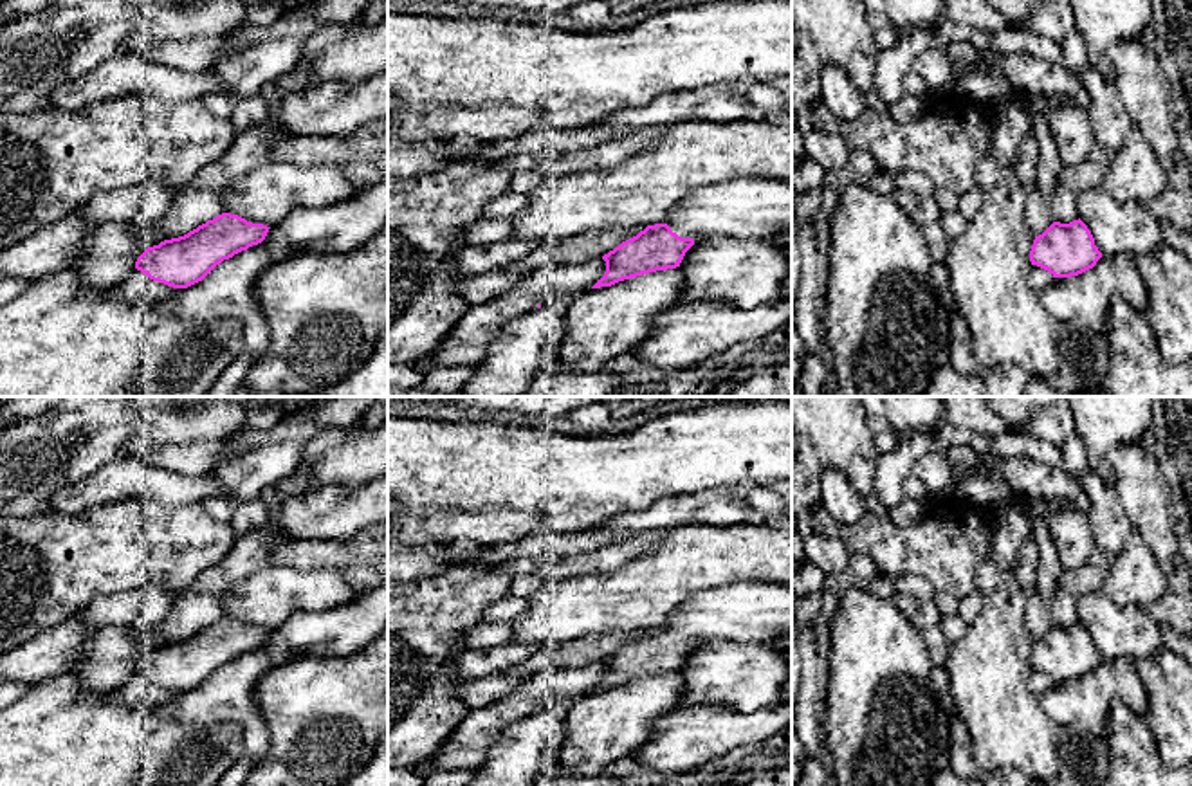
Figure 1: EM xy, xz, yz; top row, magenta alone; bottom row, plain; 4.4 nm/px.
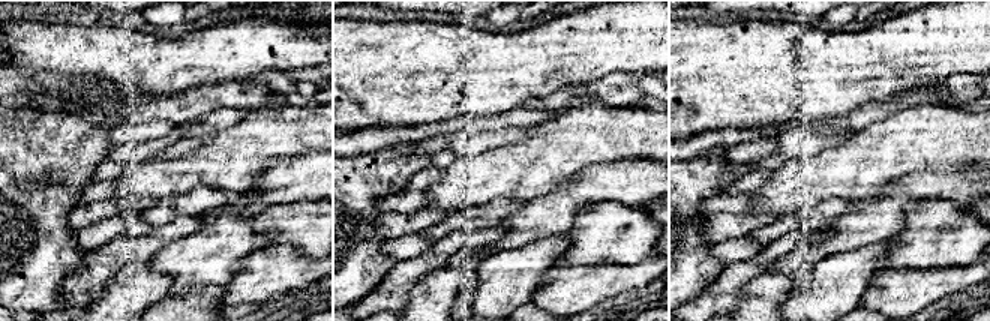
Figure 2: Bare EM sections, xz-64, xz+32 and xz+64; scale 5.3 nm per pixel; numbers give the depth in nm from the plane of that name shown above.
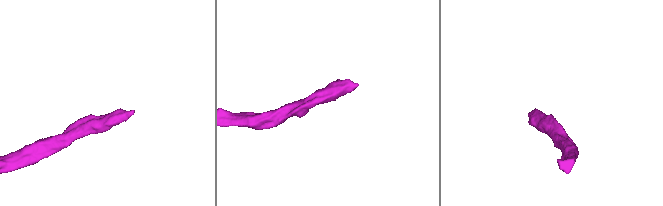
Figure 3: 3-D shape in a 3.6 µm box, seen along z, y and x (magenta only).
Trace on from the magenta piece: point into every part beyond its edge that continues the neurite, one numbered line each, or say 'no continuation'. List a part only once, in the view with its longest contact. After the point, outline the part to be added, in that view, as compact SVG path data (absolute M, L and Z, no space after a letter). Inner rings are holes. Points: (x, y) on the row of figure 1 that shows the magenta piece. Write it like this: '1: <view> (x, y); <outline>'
1: xz (749, 208); M752 177L700 187L671 215L667 225L682 238L774 238L792 231L792 184Z

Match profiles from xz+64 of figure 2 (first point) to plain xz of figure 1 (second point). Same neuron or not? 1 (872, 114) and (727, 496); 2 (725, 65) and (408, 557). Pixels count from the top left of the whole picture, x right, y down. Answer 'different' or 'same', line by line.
1: different
2: different

